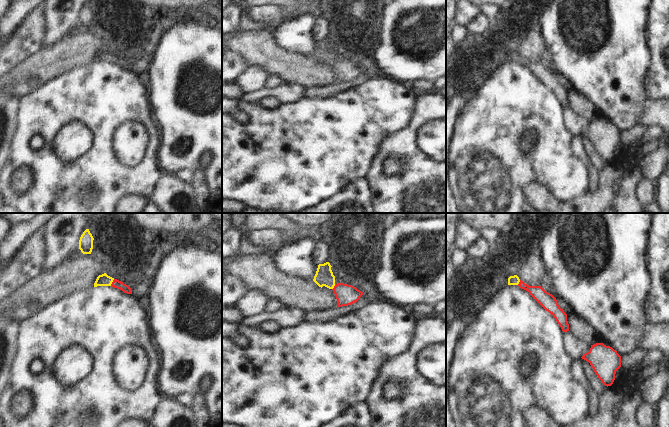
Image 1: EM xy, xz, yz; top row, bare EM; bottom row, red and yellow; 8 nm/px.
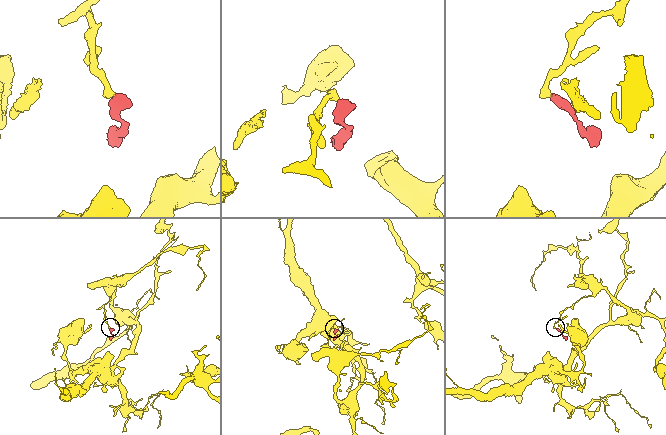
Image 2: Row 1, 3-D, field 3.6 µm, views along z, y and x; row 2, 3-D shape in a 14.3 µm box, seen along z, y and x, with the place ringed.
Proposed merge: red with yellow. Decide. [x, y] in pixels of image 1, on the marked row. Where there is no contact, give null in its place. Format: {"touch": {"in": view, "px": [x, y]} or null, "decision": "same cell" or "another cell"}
{"touch": {"in": "xy", "px": [112, 282]}, "decision": "same cell"}

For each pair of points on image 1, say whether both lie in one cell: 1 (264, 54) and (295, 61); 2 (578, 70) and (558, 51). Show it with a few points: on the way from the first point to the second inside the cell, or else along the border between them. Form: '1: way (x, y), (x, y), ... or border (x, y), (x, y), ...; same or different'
1: way (272, 56), (277, 60), (287, 61); same
2: way (573, 65), (563, 55); same

